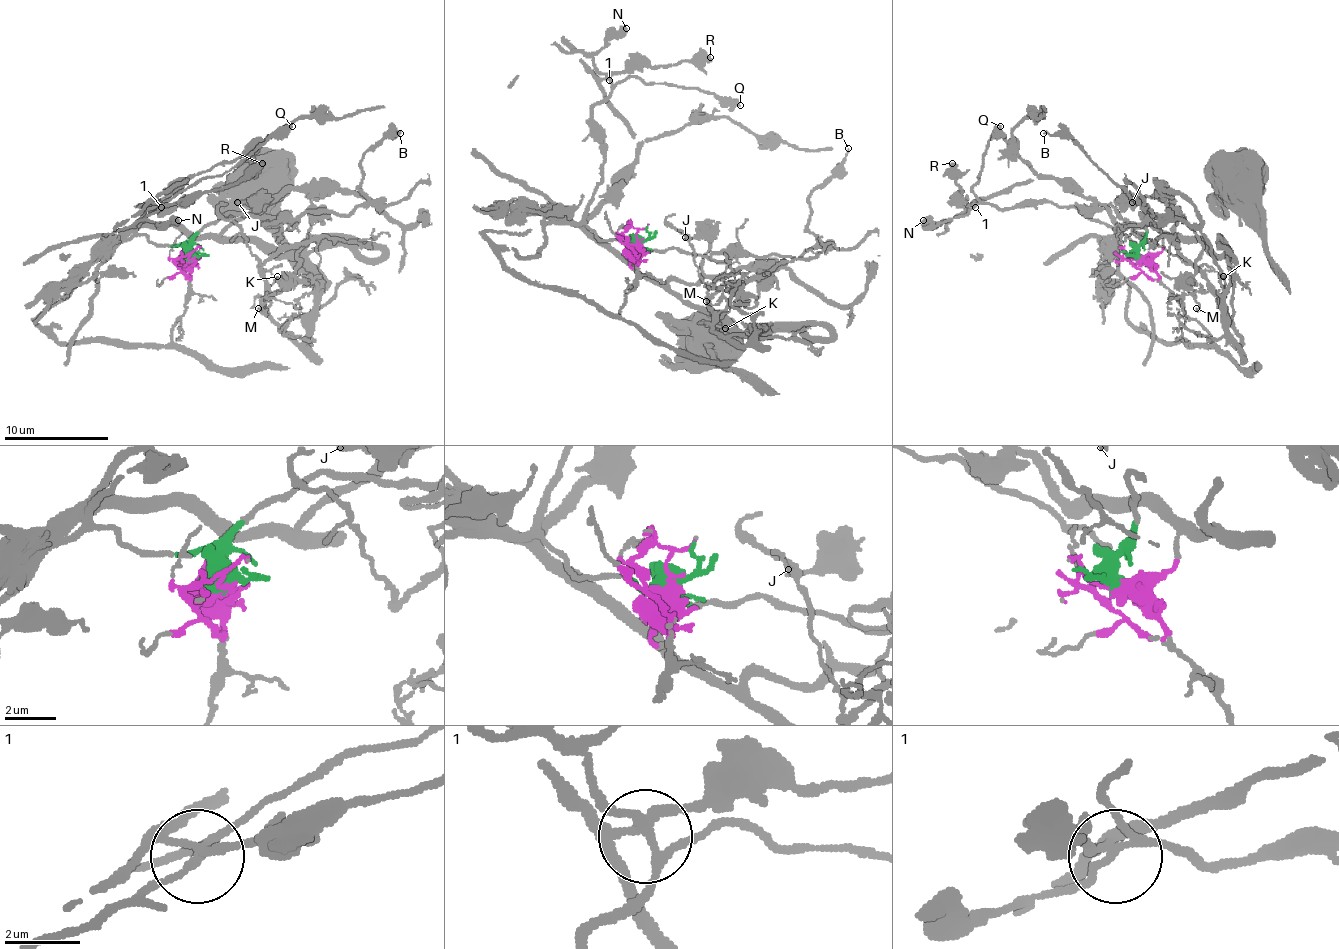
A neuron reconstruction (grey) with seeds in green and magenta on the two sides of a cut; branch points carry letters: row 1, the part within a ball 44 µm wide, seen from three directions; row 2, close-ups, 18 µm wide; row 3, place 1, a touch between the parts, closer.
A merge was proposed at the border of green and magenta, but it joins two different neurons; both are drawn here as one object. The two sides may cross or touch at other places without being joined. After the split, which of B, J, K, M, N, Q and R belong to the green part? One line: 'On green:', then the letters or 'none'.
On green: B, N, Q

